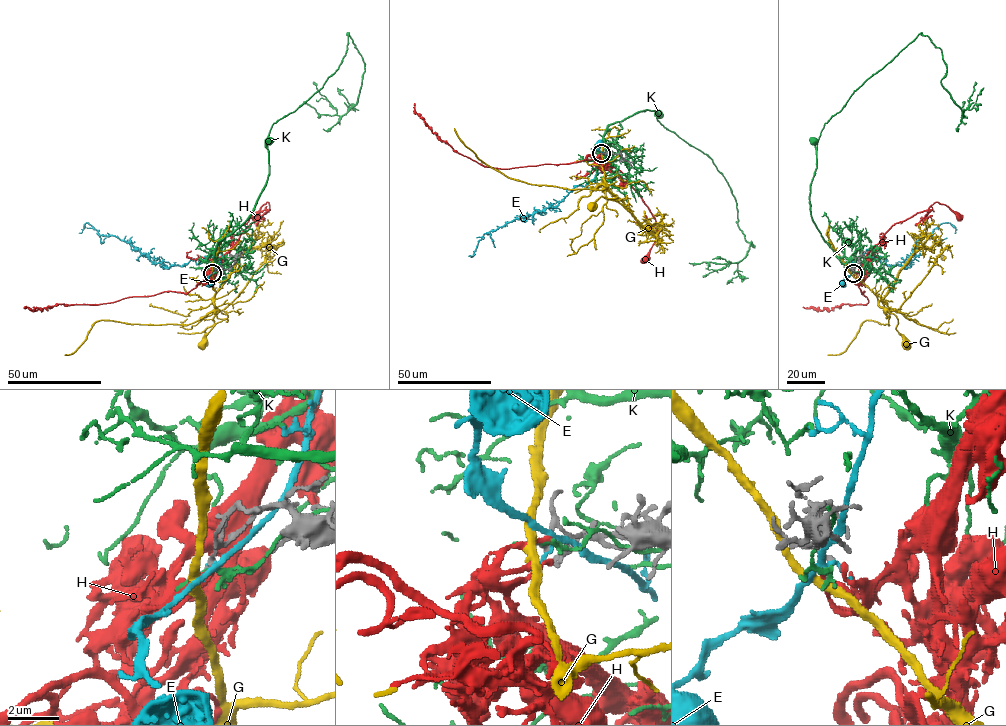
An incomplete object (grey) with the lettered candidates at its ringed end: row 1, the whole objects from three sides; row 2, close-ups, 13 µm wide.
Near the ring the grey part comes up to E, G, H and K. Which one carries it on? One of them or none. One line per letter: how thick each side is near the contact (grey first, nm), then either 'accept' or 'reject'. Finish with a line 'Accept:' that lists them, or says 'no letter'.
E: calibres 180 and 170 nm; reject
G: calibres 130 and 340 nm; accept
H: calibres 140 and 260 nm; reject
K: calibres 160 and 110 nm; reject
Accept: G

